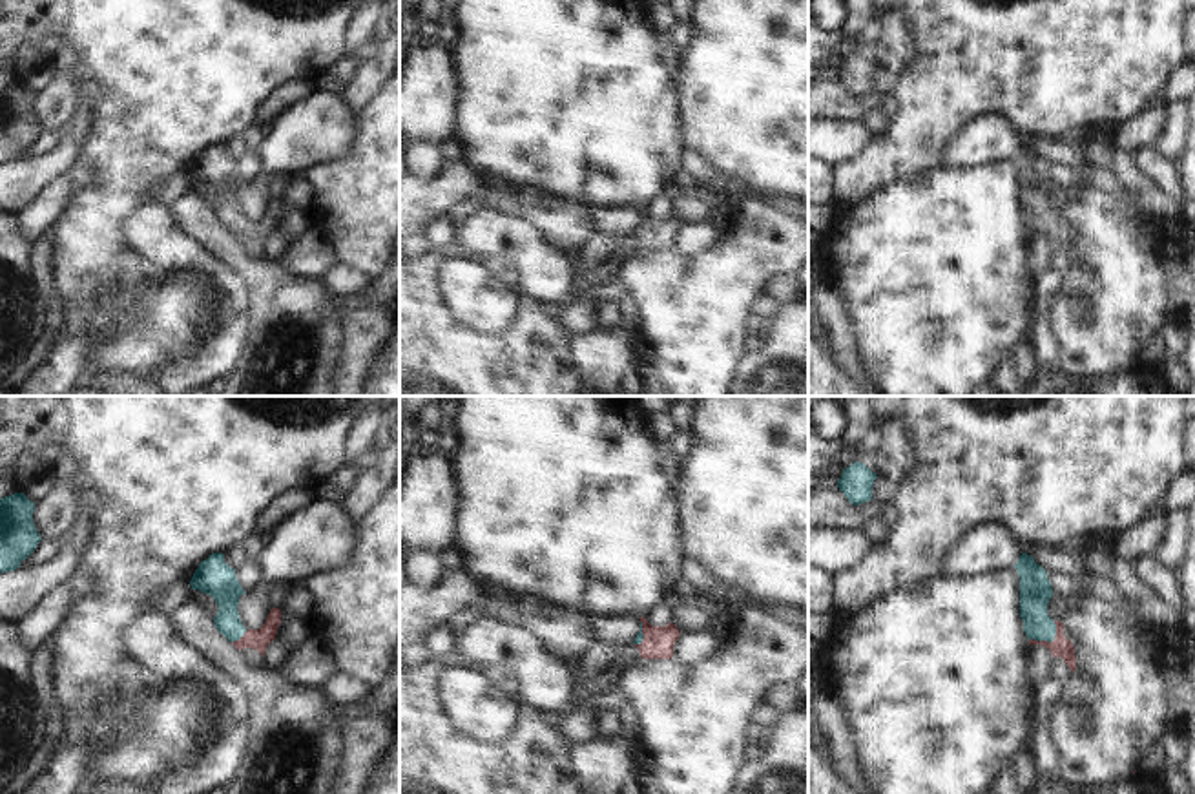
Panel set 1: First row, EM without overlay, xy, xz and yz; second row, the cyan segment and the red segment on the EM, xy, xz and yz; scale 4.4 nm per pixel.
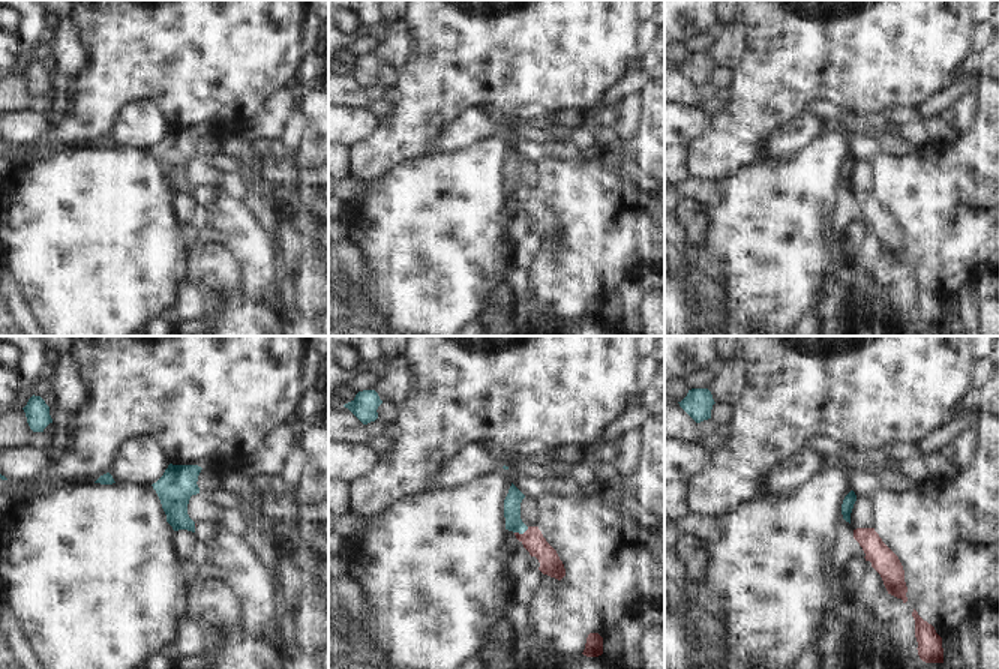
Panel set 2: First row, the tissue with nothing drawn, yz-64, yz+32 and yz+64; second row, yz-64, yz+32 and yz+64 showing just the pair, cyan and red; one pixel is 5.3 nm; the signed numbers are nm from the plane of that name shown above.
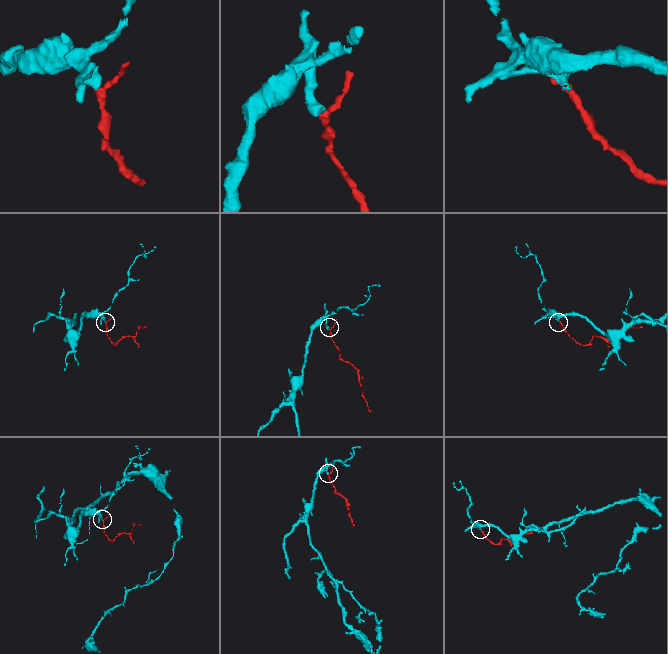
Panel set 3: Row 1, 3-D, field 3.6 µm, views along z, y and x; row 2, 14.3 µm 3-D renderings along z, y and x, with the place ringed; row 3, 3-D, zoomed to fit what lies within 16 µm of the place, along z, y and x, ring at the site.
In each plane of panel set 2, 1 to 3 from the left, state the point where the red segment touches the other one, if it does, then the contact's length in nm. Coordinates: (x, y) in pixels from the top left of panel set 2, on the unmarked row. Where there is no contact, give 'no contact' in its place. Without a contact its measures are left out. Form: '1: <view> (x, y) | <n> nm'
1: no contact
2: yz+32 (521, 197) | 90 nm
3: no contact

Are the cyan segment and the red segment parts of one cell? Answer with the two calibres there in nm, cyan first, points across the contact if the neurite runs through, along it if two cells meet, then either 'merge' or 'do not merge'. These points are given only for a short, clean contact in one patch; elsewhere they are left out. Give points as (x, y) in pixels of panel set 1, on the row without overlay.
calibres 140 and 90 nm; way yz (1035, 181), (1035, 212), (1049, 232), (1060, 238); merge

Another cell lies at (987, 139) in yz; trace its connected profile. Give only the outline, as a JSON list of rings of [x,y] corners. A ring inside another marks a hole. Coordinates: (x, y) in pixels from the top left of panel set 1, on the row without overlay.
[[[1000,115],[972,120],[945,150],[941,168],[974,170],[1014,157],[1024,144],[1013,124]]]

